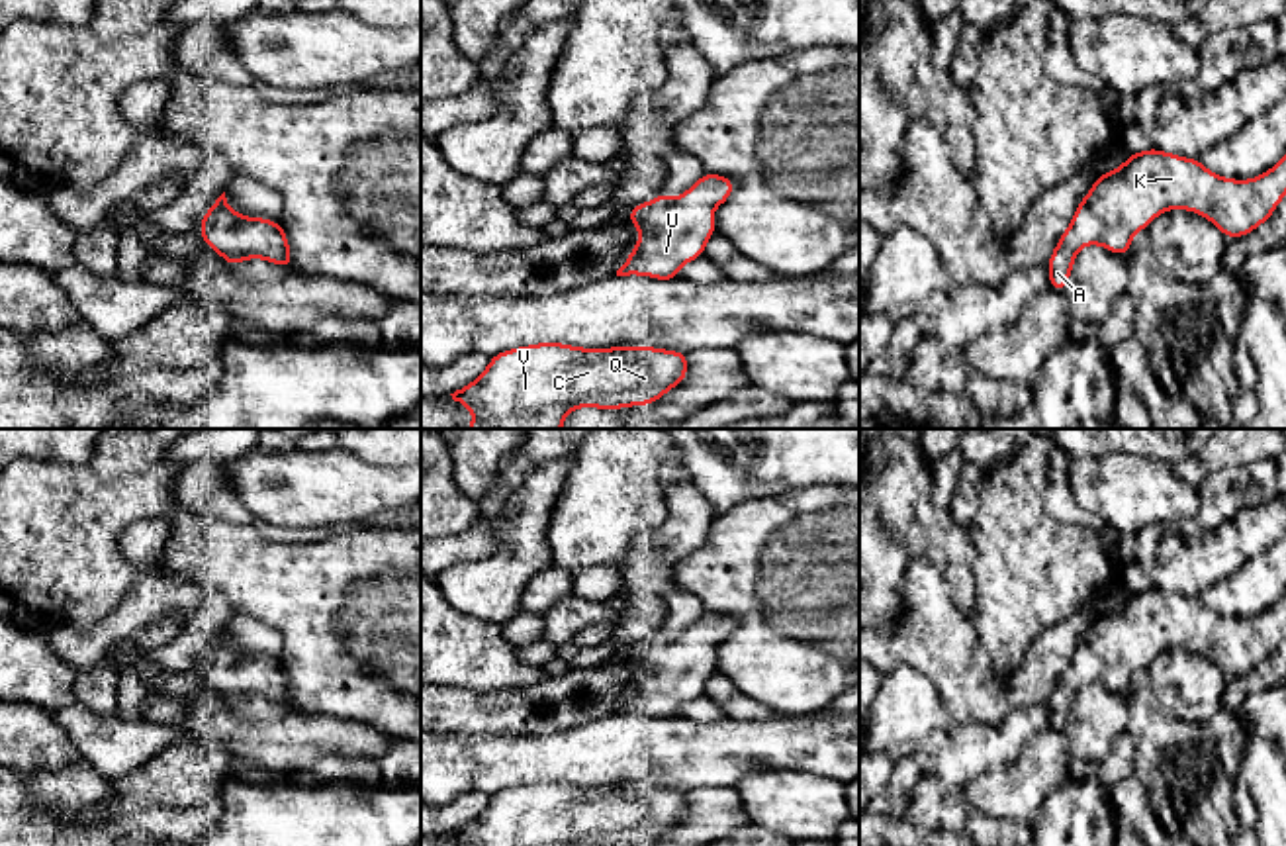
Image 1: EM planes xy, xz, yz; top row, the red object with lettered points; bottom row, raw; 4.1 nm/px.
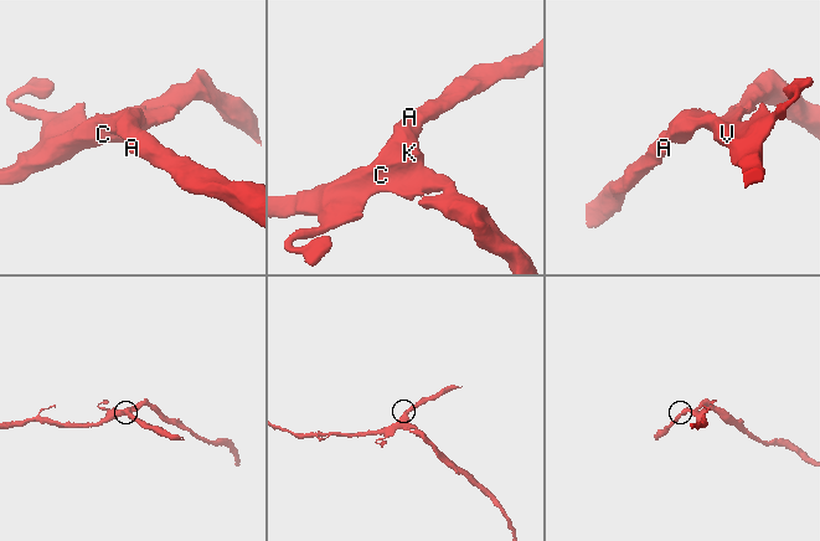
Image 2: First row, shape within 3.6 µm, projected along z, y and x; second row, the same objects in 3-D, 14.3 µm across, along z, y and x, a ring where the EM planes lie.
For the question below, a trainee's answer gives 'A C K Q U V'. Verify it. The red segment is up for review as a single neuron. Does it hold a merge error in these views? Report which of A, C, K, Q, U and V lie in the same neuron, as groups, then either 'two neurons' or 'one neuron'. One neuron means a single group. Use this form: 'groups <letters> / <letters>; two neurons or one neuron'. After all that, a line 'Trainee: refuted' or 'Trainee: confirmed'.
groups A C K Q U V; one neuron
Trainee: confirmed

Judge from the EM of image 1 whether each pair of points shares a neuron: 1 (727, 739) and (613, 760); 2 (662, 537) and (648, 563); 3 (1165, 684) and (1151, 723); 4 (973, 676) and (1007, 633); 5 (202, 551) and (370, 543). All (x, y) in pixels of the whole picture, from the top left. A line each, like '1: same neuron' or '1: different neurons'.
1: same neuron
2: same neuron
3: different neurons
4: different neurons
5: same neuron

